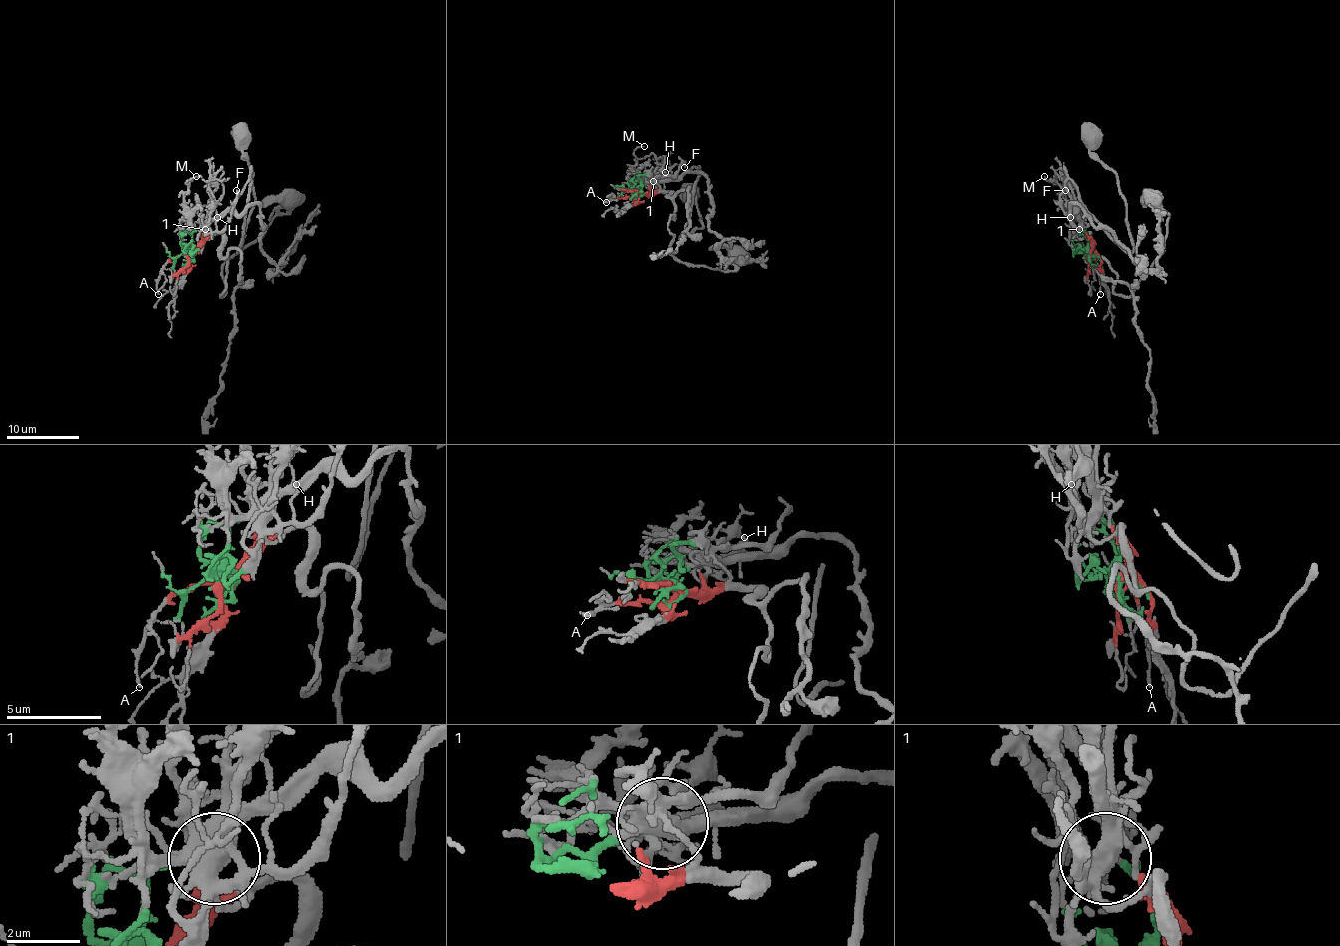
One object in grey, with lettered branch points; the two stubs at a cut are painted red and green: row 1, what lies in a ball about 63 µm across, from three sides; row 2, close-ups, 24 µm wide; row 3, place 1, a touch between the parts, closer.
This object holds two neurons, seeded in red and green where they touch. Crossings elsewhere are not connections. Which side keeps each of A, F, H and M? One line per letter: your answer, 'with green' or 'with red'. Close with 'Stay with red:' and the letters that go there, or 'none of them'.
A: with red
F: with green
H: with green
M: with green
Stay with red: A

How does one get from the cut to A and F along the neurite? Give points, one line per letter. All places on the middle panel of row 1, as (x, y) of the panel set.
A: (637, 190), (633, 197), (606, 203)
F: (637, 190), (675, 172), (684, 161), (684, 167)

